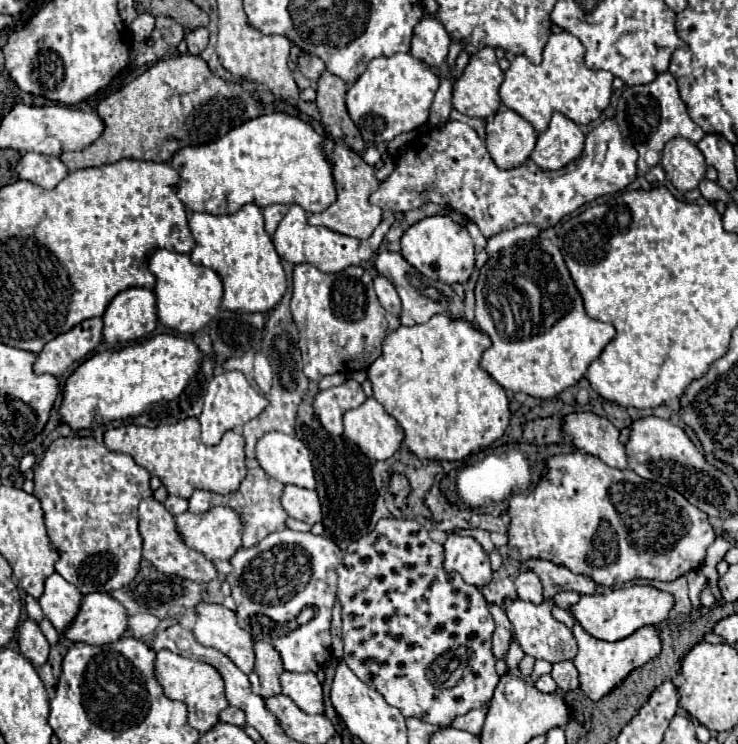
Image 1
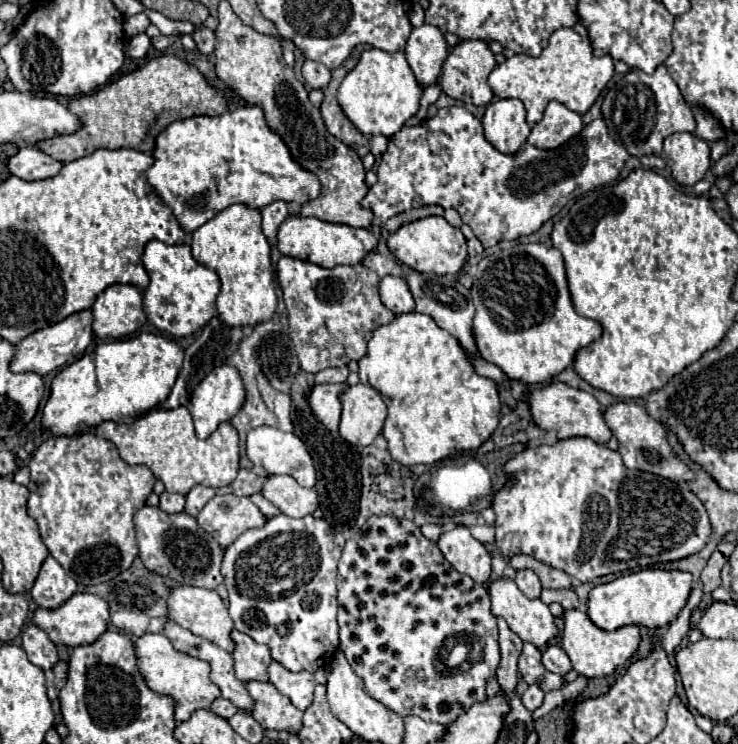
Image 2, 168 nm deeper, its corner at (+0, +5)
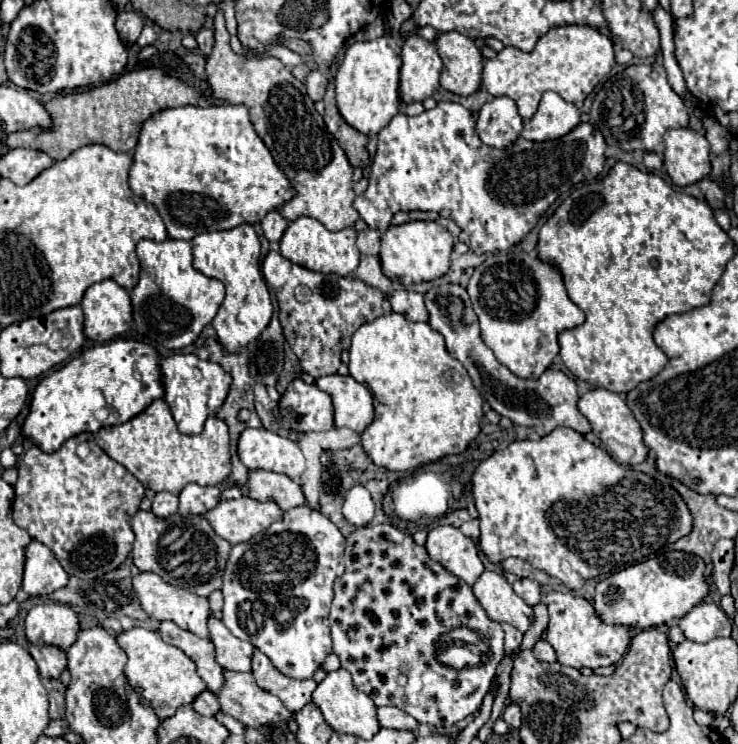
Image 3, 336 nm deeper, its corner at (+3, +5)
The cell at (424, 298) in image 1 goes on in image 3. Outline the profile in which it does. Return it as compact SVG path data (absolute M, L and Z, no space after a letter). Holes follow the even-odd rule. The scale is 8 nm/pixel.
M438 285L426 295L426 309L430 313L430 327L446 339L446 349L454 355L468 371L472 385L480 391L482 399L502 417L508 417L514 425L534 427L538 435L548 435L556 427L570 427L578 433L588 433L590 423L578 411L578 389L560 369L546 369L540 379L520 379L510 369L500 365L494 353L480 339L478 317L472 311L470 297L462 285Z

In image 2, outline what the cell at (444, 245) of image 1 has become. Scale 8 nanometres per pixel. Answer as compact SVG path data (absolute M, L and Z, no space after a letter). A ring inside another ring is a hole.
M425 217L409 225L403 225L389 237L387 245L401 263L421 273L435 273L435 275L459 273L467 259L465 235L461 233L459 227L453 227L451 223L447 223L445 217Z

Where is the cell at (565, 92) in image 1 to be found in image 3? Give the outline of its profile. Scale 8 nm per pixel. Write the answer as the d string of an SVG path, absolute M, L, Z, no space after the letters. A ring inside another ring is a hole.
M554 25L542 35L530 53L514 47L504 47L494 59L484 63L482 85L494 97L506 95L516 101L522 119L530 119L540 103L544 91L554 91L562 99L582 105L598 81L614 65L614 45L600 31L588 25Z

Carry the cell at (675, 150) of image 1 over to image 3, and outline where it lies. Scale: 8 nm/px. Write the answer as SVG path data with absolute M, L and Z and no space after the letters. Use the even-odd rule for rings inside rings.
M670 129L664 137L664 167L674 185L692 185L710 175L710 145L692 129Z

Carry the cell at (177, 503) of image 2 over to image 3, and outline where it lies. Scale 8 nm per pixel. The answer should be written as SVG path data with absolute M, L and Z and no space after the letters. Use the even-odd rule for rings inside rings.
M156 493L152 501L152 513L156 517L170 517L178 511L178 497L172 493Z

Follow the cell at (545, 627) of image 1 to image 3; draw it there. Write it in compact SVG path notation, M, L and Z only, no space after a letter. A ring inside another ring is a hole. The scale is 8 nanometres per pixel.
M484 571L472 585L472 593L492 621L510 623L522 633L530 629L534 619L532 607L514 593L510 583L502 575Z

